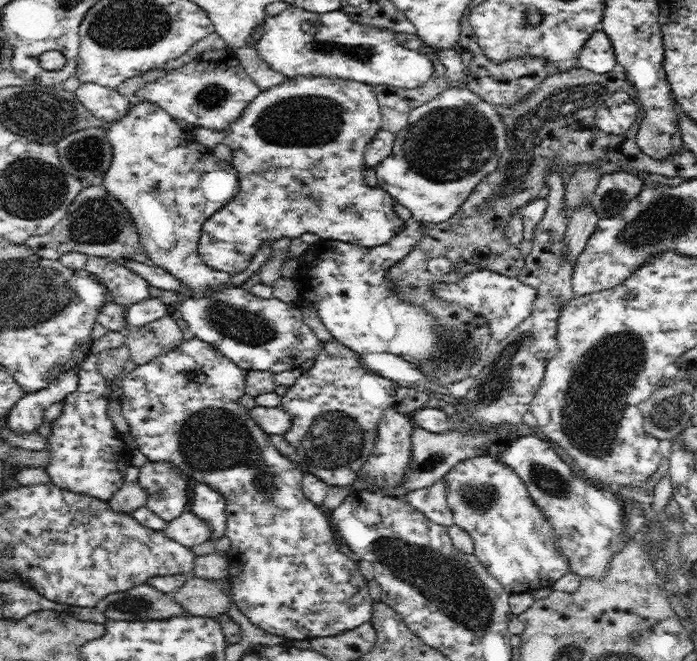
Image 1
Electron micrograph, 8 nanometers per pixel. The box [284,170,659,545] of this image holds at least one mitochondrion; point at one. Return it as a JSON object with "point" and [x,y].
{"point":[610,368]}

